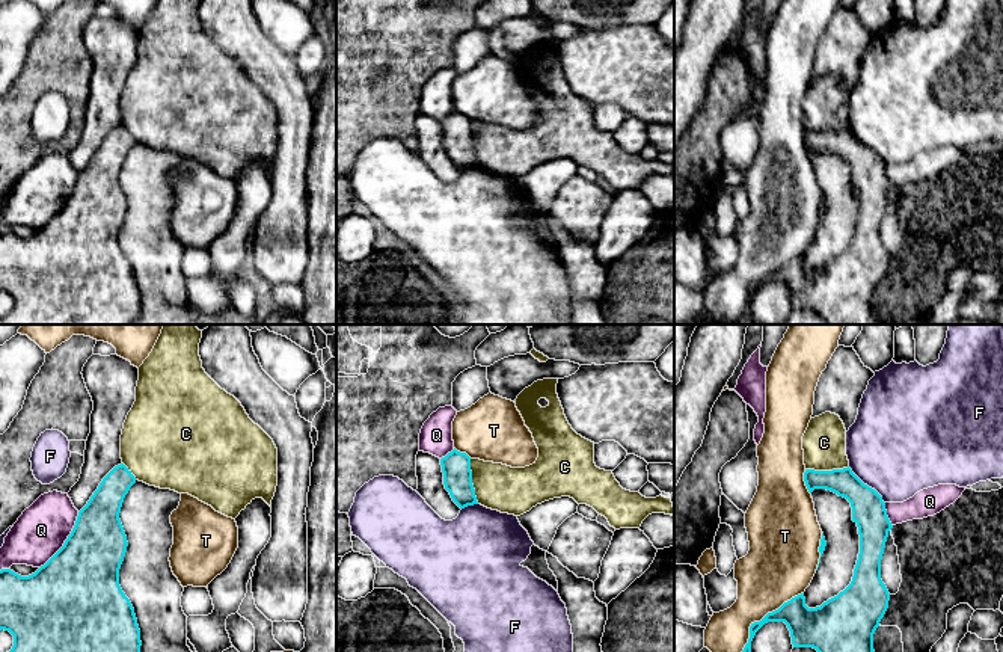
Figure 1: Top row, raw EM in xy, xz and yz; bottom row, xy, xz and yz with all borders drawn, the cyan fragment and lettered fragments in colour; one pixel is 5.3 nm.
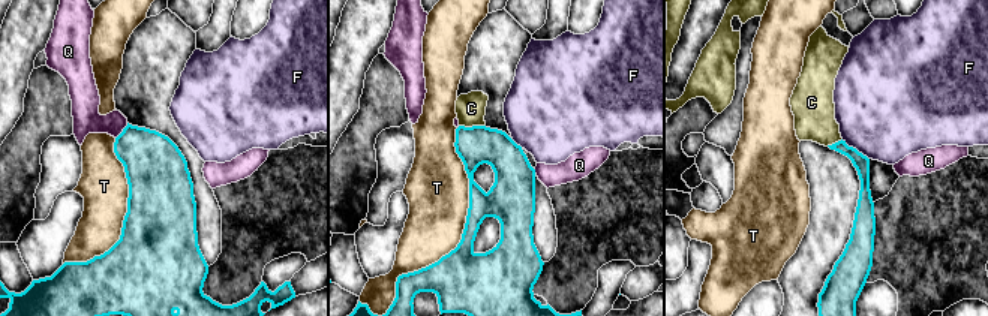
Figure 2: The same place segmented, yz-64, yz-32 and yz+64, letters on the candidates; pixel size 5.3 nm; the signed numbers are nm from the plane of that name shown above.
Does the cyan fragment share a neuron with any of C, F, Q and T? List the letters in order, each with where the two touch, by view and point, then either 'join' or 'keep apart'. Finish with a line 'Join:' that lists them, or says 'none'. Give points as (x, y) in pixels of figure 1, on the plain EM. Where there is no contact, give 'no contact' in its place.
C: contact xz (471, 144); keep apart
F: contact yz (866, 147); keep apart
Q: contact xy (65, 202); keep apart
T: contact yz (751, 287); keep apart
Join: none

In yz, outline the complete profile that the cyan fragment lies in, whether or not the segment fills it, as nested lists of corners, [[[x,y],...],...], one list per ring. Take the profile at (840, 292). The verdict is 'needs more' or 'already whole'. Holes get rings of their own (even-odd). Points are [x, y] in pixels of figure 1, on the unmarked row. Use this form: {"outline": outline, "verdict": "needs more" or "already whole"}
{"outline": [[[848,128],[848,130],[843,130],[843,131],[833,131],[833,133],[814,133],[814,131],[805,131],[804,134],[804,143],[805,143],[805,148],[808,151],[808,154],[811,155],[814,151],[827,151],[827,152],[831,152],[834,155],[837,155],[839,158],[843,158],[846,160],[849,165],[851,165],[851,169],[852,169],[852,183],[857,186],[858,189],[858,196],[860,196],[860,216],[858,216],[858,222],[857,222],[857,226],[855,226],[855,231],[854,231],[854,238],[852,238],[852,243],[851,246],[843,252],[840,254],[837,258],[828,261],[827,264],[824,264],[820,269],[816,269],[816,270],[808,270],[805,267],[805,260],[804,260],[804,255],[792,260],[790,263],[784,264],[778,272],[772,273],[772,275],[768,275],[760,284],[754,284],[751,285],[750,288],[750,300],[748,300],[748,305],[745,306],[741,318],[736,321],[736,323],[719,323],[719,324],[756,324],[751,318],[751,303],[756,297],[756,294],[768,284],[784,284],[790,293],[790,299],[792,299],[792,306],[793,309],[813,309],[816,311],[824,320],[827,324],[899,324],[900,321],[896,321],[896,323],[882,323],[873,312],[873,296],[876,293],[876,290],[879,288],[879,284],[881,281],[884,279],[887,270],[888,270],[888,263],[890,263],[890,255],[885,249],[885,246],[882,244],[881,241],[881,222],[882,222],[882,216],[884,216],[884,210],[885,210],[885,204],[887,204],[887,199],[888,199],[888,193],[893,190],[888,178],[887,178],[887,172],[885,172],[885,165],[882,163],[882,158],[872,149],[869,149],[867,146],[864,146],[854,134],[852,131]]], "verdict": "already whole"}

